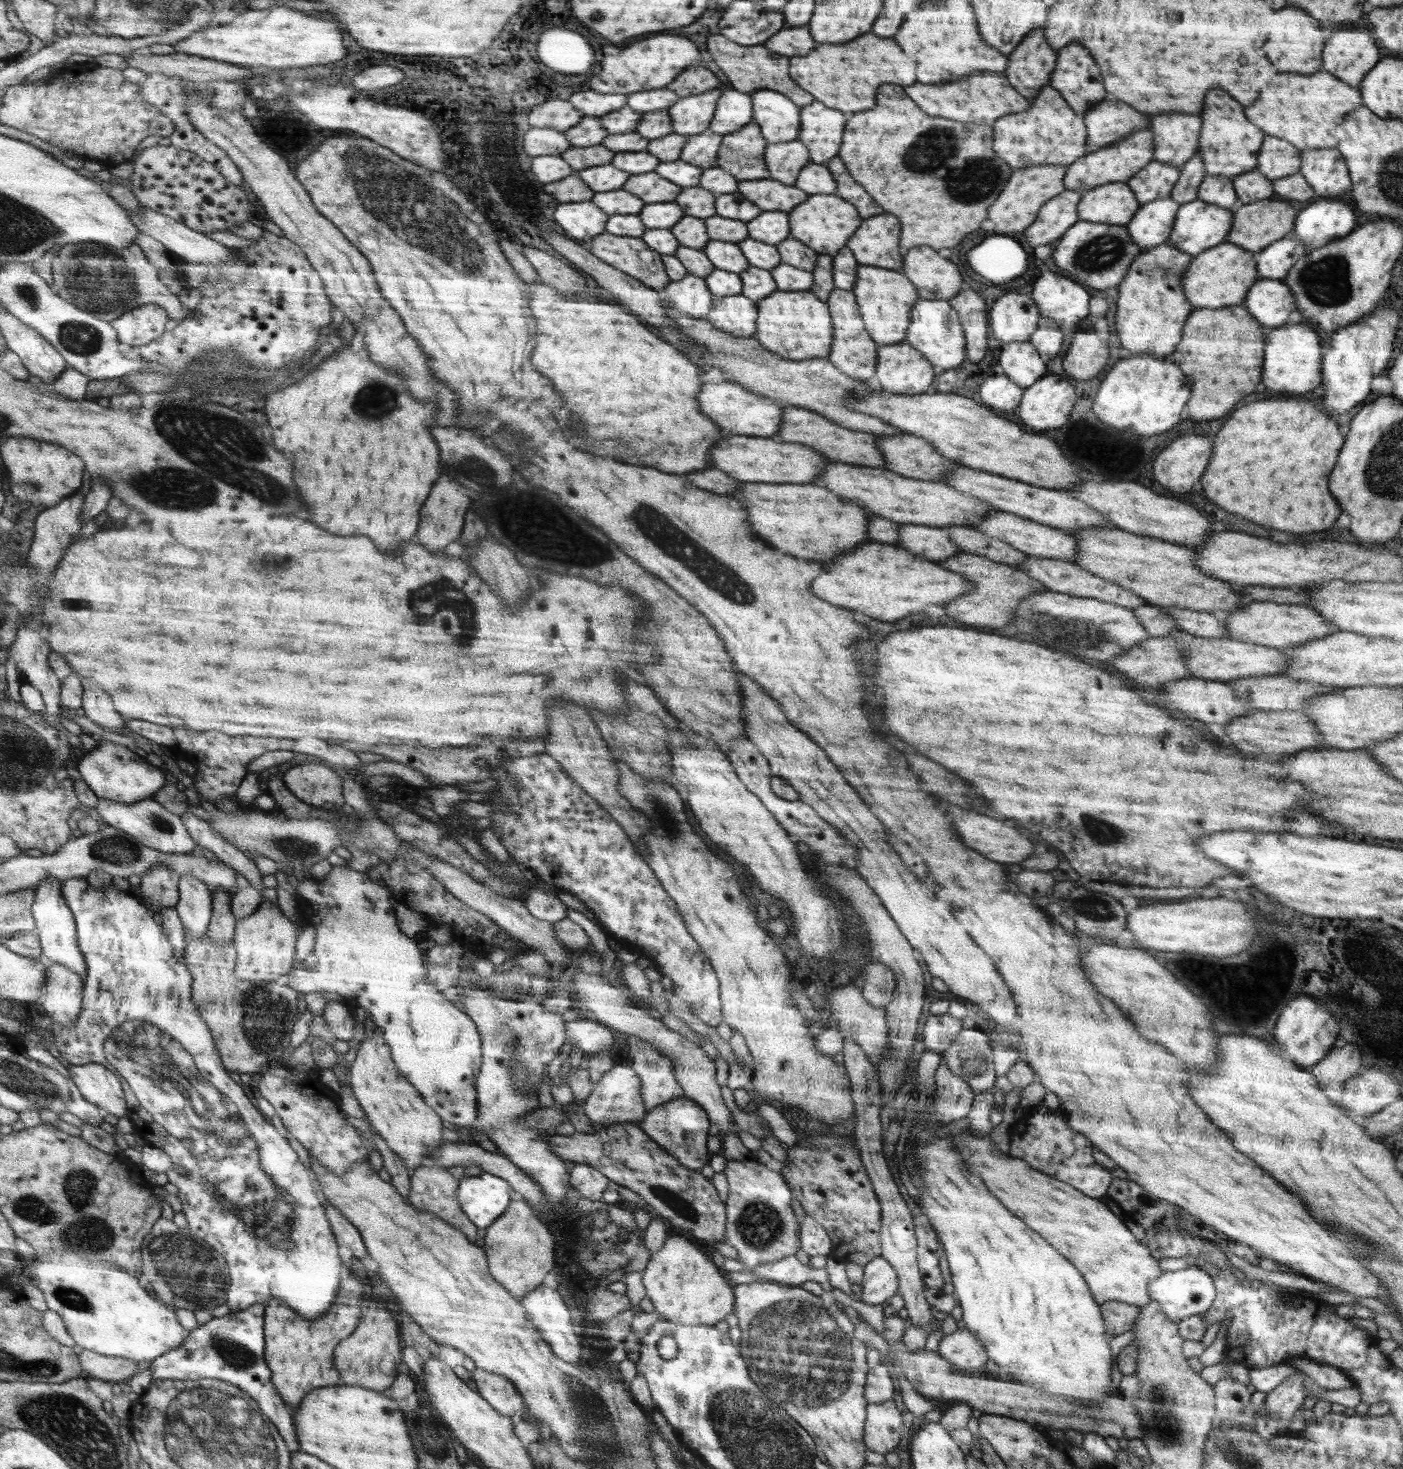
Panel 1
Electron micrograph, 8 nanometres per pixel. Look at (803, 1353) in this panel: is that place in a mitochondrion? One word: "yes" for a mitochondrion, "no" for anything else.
yes

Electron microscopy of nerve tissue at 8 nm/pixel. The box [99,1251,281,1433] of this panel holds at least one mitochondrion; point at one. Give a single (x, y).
(239, 1356)

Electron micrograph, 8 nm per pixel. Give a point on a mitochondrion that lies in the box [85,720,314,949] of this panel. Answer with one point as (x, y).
(117, 849)

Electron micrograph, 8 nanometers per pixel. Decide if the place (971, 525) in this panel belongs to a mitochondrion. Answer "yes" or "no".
no

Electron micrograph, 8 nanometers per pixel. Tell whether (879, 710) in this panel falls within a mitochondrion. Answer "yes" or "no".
no

